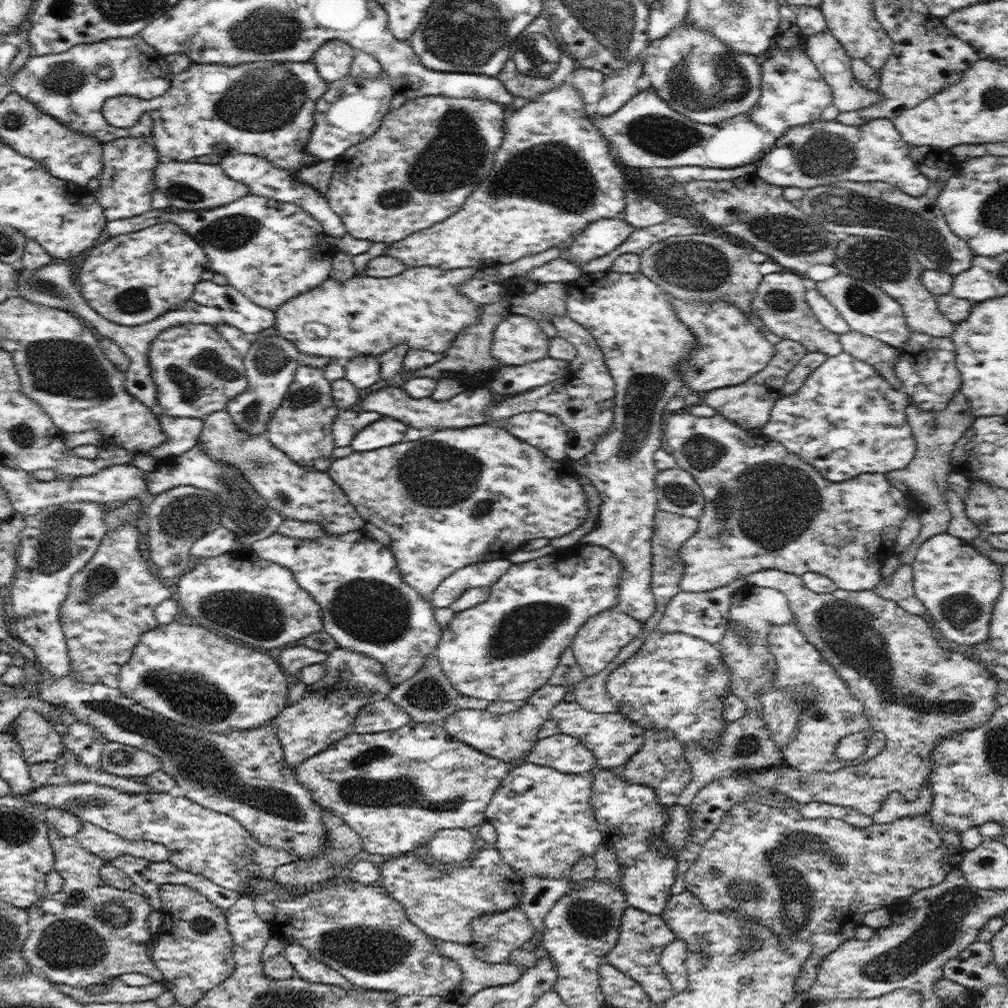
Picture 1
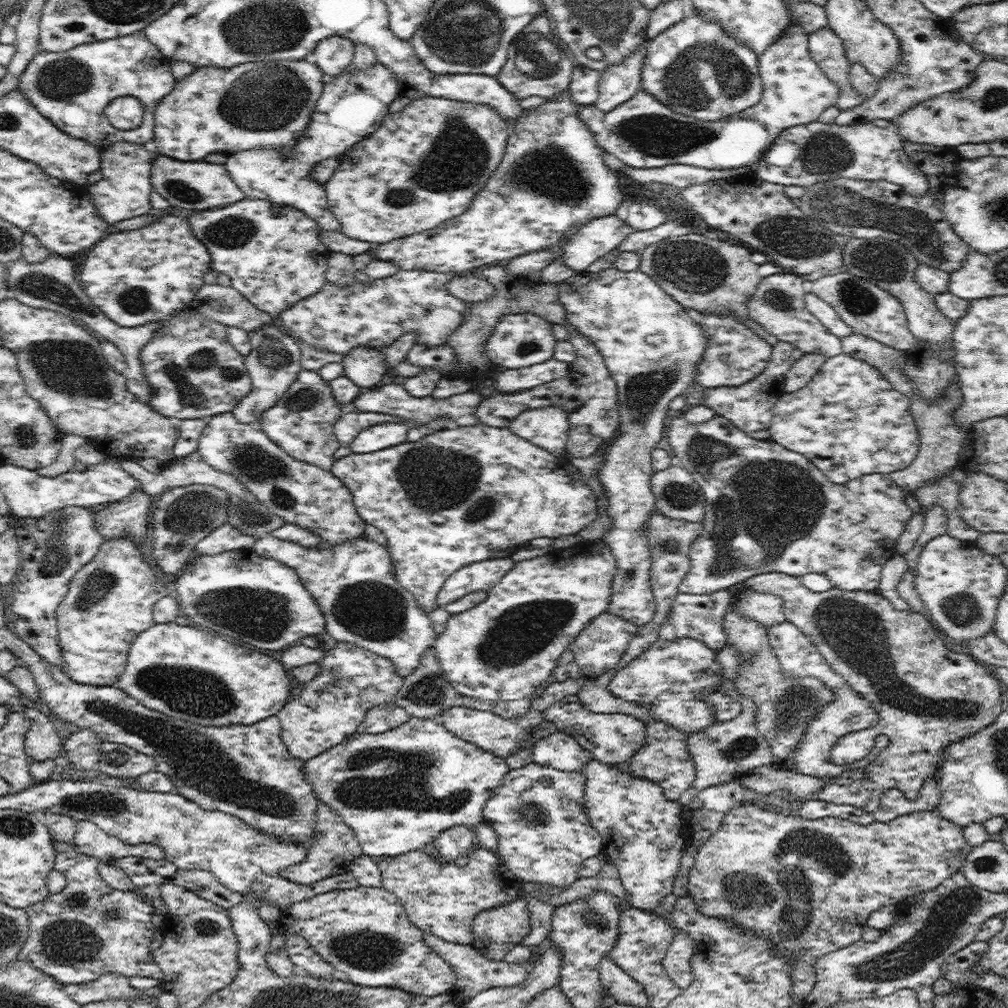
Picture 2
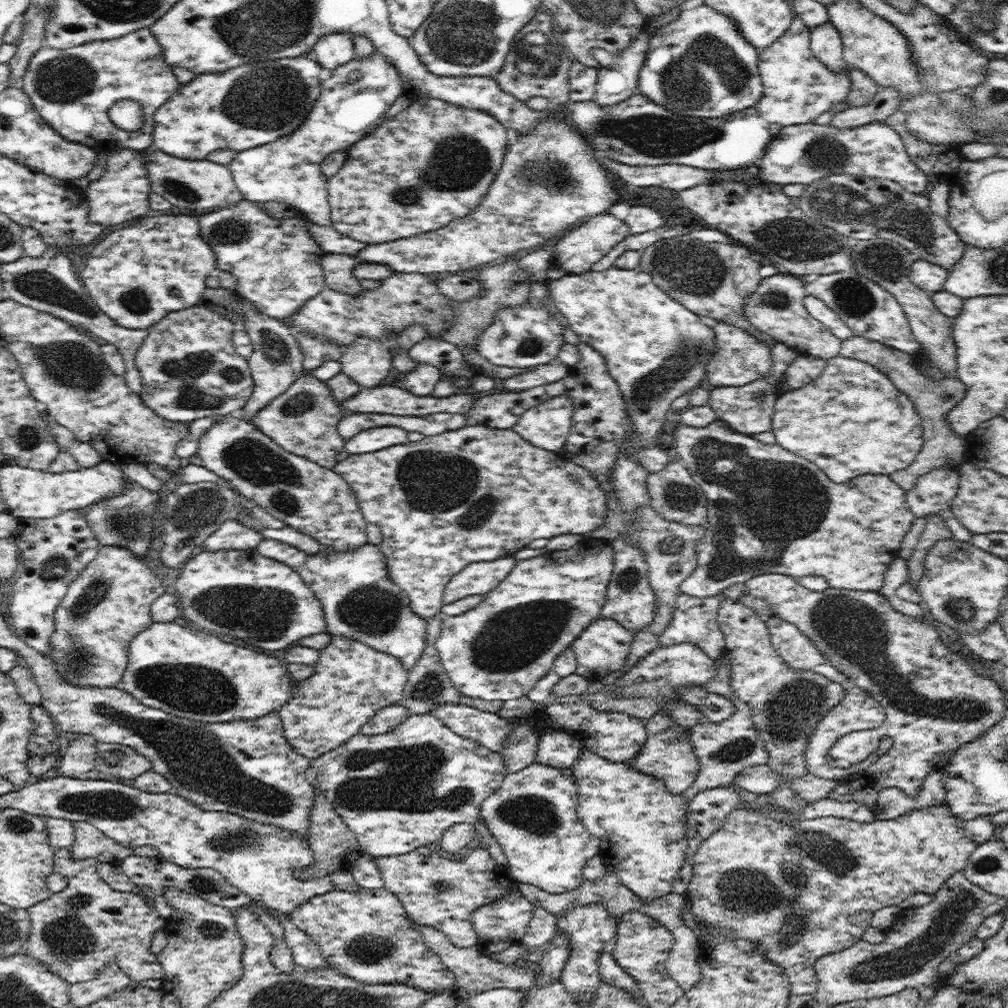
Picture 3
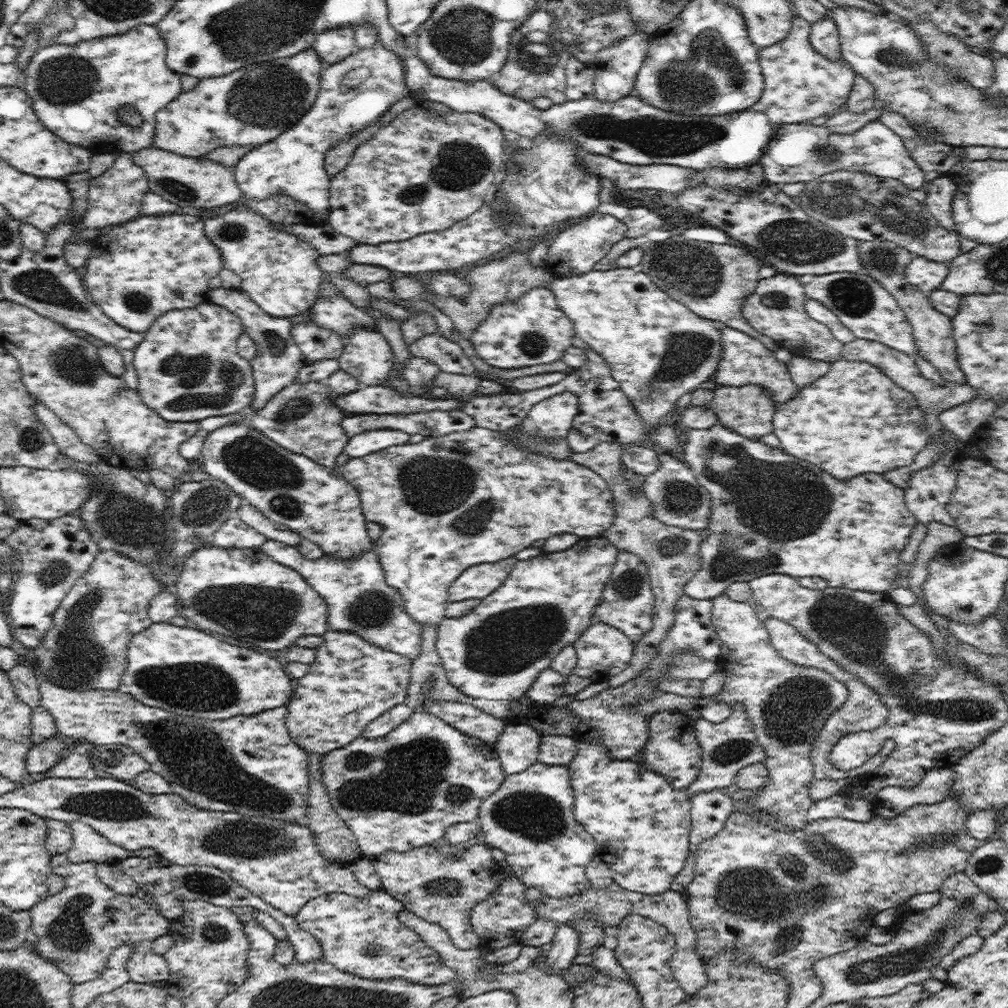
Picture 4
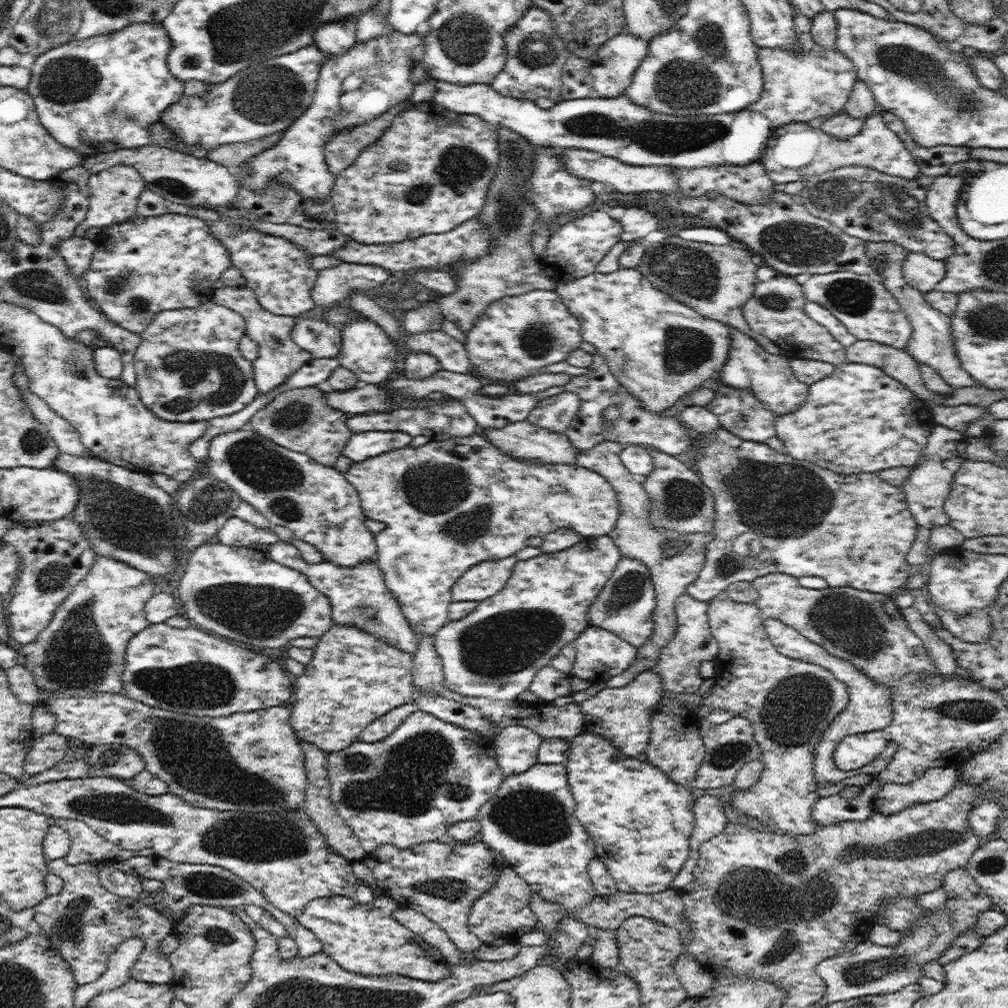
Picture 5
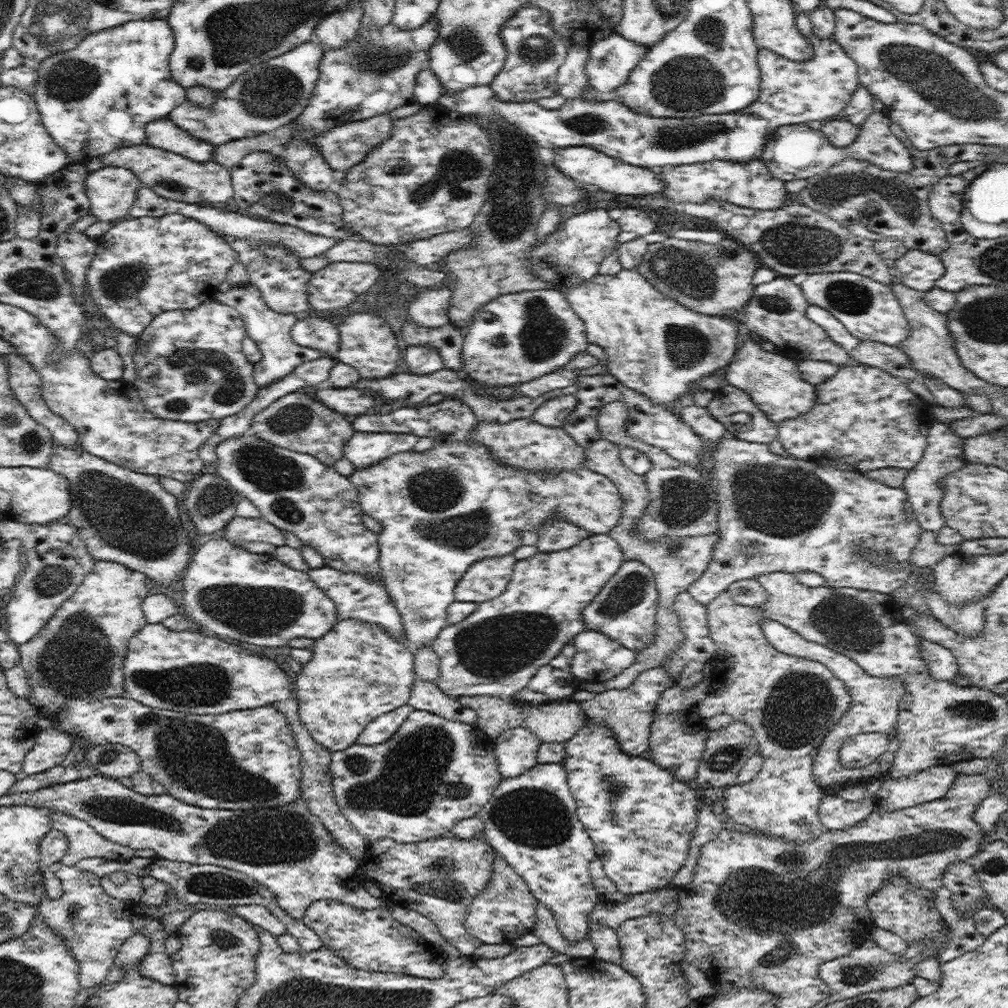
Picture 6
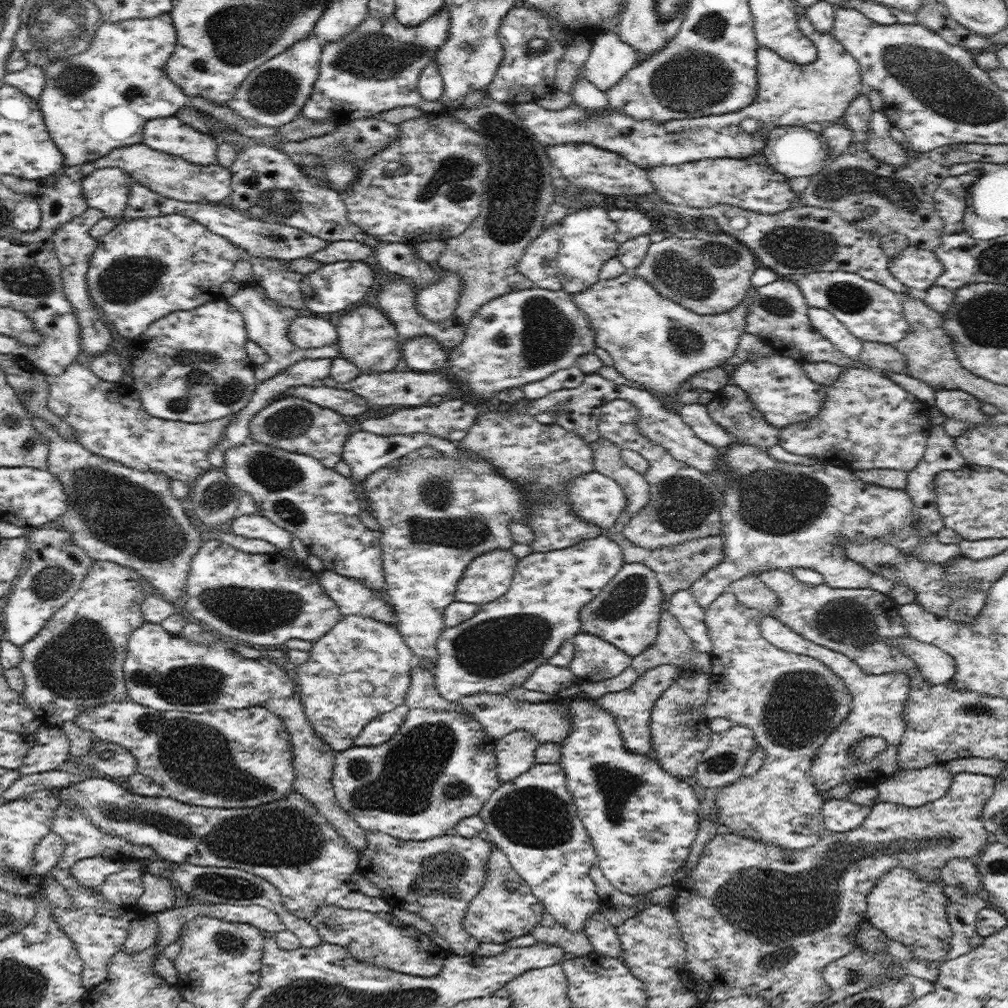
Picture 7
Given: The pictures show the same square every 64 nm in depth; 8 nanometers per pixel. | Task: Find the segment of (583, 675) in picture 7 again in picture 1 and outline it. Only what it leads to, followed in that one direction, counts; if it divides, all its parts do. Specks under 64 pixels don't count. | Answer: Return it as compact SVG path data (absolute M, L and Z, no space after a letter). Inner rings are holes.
M618 609L603 610L590 617L576 633L571 644L573 656L582 669L584 676L594 676L603 671L612 660L620 653L620 650L642 633L643 624L634 617L618 611Z

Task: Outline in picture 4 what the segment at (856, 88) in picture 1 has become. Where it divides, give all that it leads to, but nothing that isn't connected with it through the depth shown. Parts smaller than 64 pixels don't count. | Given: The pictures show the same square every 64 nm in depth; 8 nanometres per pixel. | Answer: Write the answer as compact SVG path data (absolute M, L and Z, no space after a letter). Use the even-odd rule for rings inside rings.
M830 11L826 18L820 18L818 22L811 24L809 41L814 51L824 59L831 62L841 60L839 32Z

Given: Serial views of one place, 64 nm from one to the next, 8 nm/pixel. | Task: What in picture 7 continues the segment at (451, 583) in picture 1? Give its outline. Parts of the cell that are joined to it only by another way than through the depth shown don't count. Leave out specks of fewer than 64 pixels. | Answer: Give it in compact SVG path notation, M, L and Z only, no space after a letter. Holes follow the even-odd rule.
M493 551L473 559L455 591L455 600L483 605L503 596L511 586L519 559L510 551Z

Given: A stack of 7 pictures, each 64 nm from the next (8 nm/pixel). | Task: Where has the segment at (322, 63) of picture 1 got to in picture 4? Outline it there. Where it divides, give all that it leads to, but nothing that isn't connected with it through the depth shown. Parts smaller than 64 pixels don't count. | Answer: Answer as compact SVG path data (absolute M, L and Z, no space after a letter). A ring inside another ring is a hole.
M355 29L324 30L314 41L313 50L324 66L339 64L359 52L355 44Z

